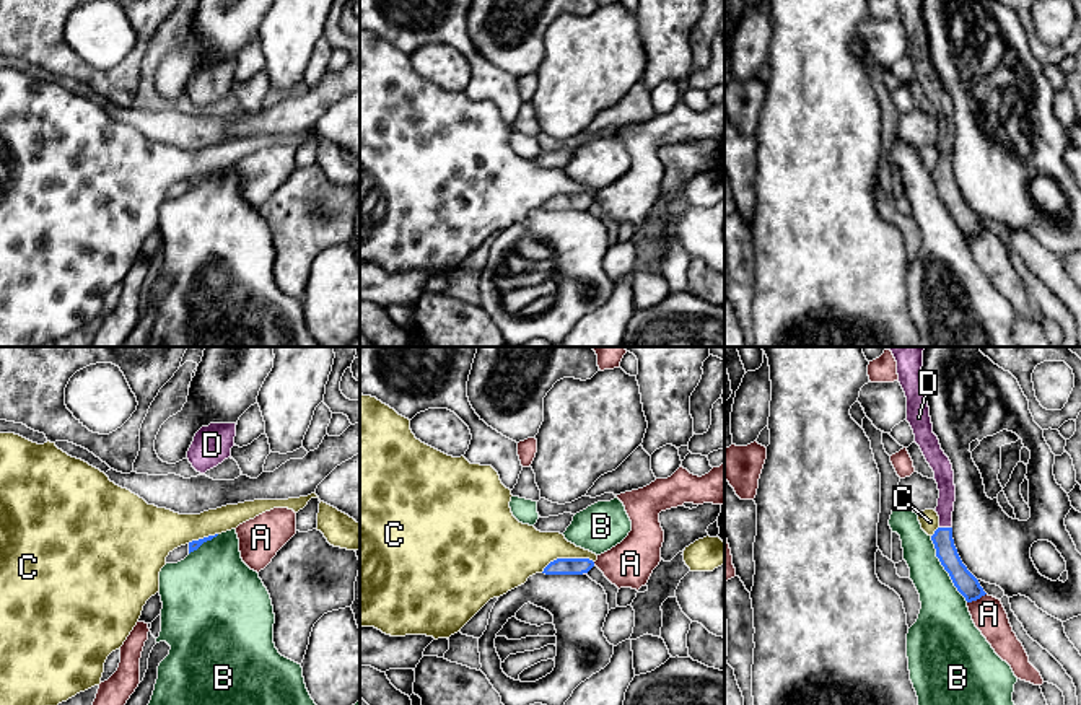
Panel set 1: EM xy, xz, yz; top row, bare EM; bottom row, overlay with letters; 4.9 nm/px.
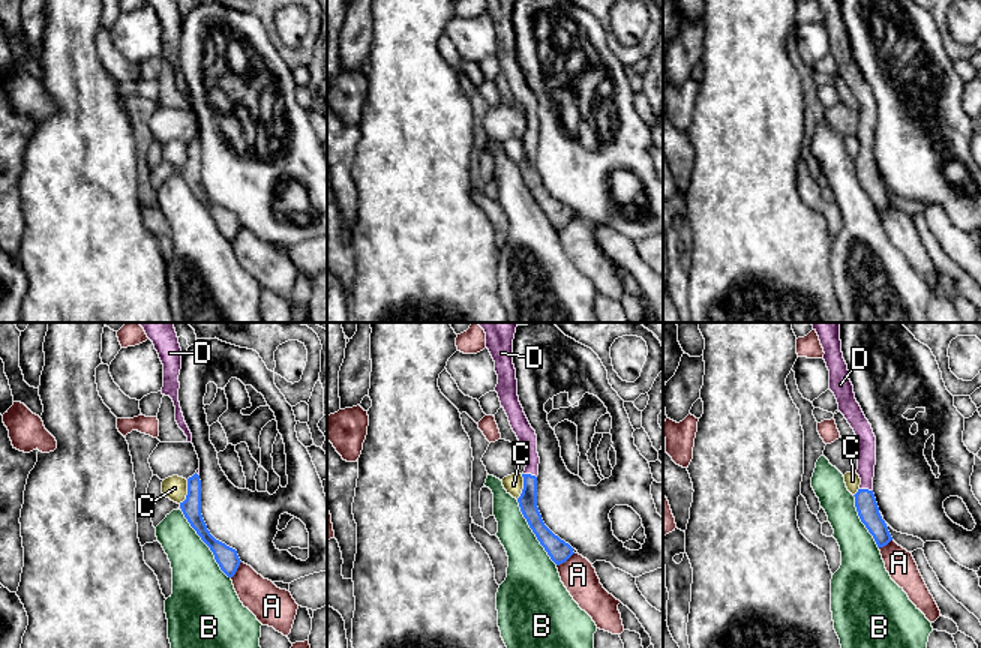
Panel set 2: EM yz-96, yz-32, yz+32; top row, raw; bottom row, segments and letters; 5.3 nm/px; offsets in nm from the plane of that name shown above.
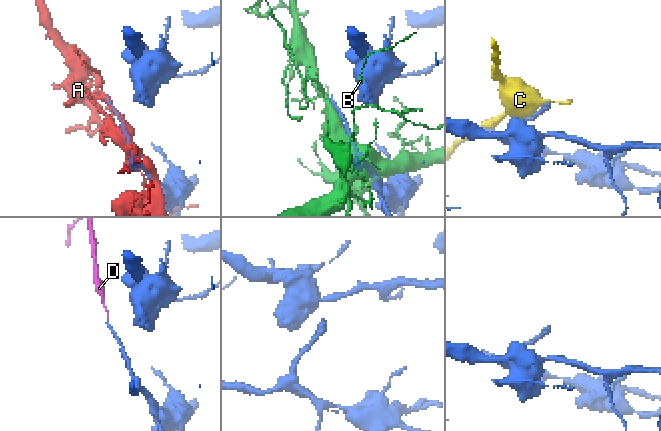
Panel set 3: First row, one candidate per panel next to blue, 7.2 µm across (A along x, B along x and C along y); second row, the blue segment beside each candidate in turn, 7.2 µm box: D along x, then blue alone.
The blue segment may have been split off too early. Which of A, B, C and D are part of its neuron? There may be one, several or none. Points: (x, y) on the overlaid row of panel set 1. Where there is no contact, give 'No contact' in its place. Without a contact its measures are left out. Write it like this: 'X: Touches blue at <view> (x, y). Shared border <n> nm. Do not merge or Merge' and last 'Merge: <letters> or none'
A: Touches blue at yz (975, 599). Shared border 110 nm. Do not merge
B: Touches blue at yz (945, 569). Shared border 380 nm. Do not merge
C: Touches blue at xz (567, 559). Shared border 280 nm. Do not merge
D: Touches blue at yz (946, 528). Shared border 60 nm. Merge
Merge: D

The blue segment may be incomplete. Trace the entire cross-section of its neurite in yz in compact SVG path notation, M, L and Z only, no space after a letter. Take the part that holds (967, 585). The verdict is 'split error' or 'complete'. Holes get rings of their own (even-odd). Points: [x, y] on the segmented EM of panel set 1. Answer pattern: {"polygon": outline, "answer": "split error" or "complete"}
{"polygon": "M925 347L886 348L892 352L897 361L899 383L907 397L907 422L913 430L915 443L934 472L939 490L938 506L934 510L939 516L939 528L931 536L936 557L965 601L977 601L987 593L962 563L952 539L952 511L956 501L954 471L949 458L941 449L938 436L933 433L926 391L921 381Z", "answer": "split error"}

